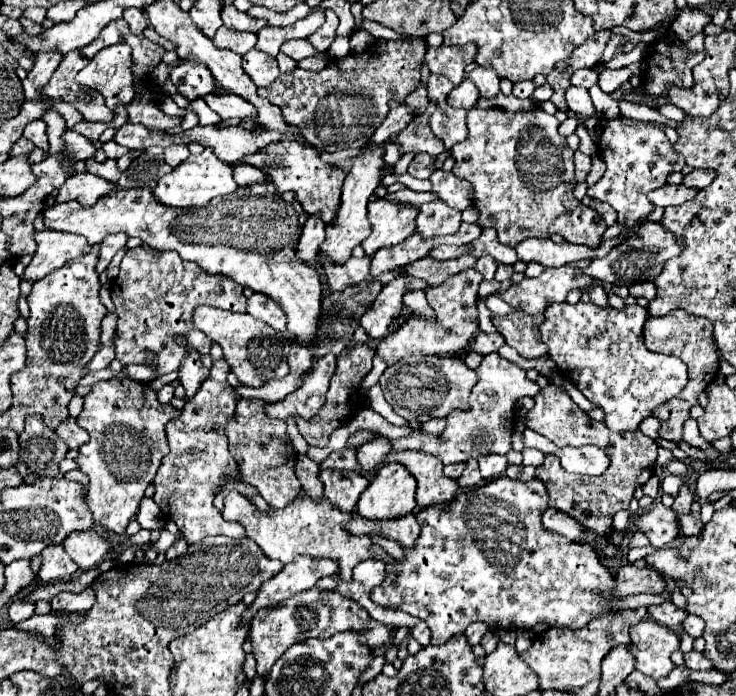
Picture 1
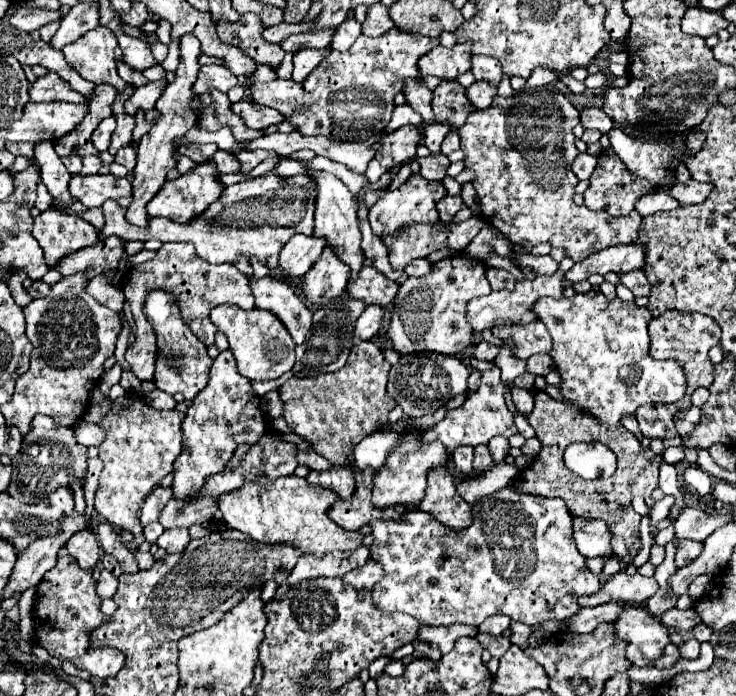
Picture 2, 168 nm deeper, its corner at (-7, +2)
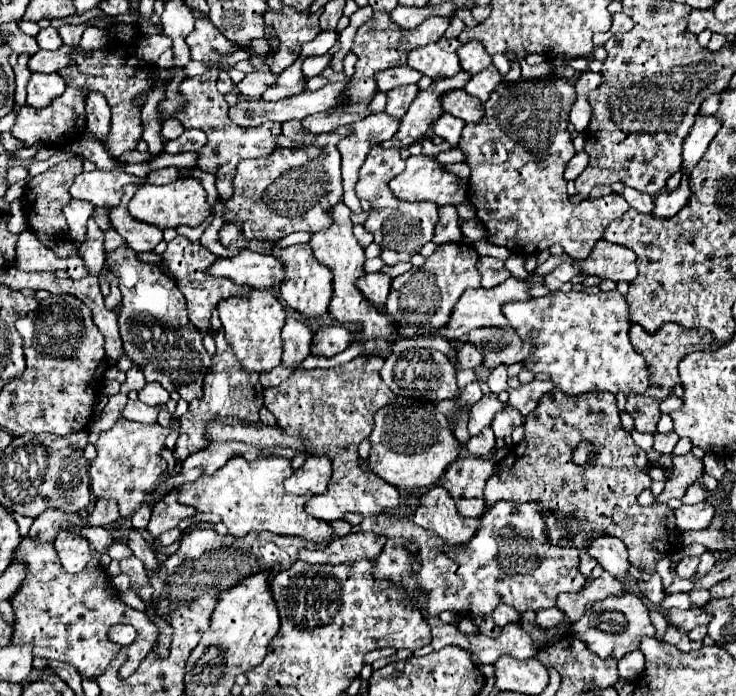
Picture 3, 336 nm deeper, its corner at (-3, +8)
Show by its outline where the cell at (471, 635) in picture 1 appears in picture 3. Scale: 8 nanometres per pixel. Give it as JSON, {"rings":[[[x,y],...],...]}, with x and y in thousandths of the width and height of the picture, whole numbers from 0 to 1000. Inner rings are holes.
{"rings":[[[679,868],[674,871],[674,876],[668,879],[668,888],[677,899],[688,899],[690,894],[701,894],[707,891],[707,882],[696,874],[696,871],[688,871],[688,868]]]}

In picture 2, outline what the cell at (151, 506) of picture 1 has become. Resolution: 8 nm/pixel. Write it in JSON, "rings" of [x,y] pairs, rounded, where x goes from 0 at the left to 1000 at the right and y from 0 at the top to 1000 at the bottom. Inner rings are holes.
{"rings":[[[234,759],[234,761],[223,761],[223,767],[215,773],[212,782],[231,796],[231,793],[250,790],[255,779],[258,779],[258,770],[253,759]]]}

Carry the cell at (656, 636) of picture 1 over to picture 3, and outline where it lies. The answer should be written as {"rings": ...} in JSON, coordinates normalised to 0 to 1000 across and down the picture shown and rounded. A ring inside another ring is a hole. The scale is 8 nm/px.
{"rings":[[[851,851],[848,856],[826,856],[815,865],[810,865],[802,876],[796,876],[791,882],[791,888],[783,897],[777,897],[774,908],[780,914],[788,914],[799,925],[799,931],[804,937],[810,937],[813,943],[818,943],[818,945],[834,943],[837,948],[842,948],[848,940],[859,937],[870,928],[872,914],[889,914],[891,902],[886,899],[878,868],[864,853]]]}

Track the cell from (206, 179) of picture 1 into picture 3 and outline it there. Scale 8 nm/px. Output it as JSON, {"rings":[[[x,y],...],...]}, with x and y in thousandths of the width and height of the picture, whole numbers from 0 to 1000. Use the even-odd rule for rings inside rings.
{"rings":[[[242,256],[239,261],[231,261],[231,264],[223,264],[223,267],[196,264],[182,279],[182,284],[177,287],[174,302],[185,316],[212,322],[220,330],[223,328],[239,328],[245,322],[269,325],[285,307],[285,296],[280,290],[280,273],[274,270],[272,259],[266,259],[266,256]]]}

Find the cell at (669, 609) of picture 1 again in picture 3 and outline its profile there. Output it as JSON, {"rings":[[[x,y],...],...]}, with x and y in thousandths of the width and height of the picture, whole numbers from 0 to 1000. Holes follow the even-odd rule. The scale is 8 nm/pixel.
{"rings":[[[910,874],[905,879],[905,888],[913,899],[929,905],[929,908],[938,908],[940,902],[946,899],[954,899],[954,897],[962,897],[962,891],[967,885],[962,885],[954,874],[938,874],[938,876],[921,876],[921,874]]]}

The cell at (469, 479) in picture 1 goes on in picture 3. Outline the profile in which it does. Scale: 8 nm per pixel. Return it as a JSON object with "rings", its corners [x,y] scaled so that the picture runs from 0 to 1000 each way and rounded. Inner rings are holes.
{"rings":[[[666,615],[655,618],[649,626],[639,629],[636,638],[633,638],[633,647],[641,655],[652,655],[652,658],[663,658],[671,644],[674,644],[674,638],[671,638],[671,626],[668,626],[668,618]]]}

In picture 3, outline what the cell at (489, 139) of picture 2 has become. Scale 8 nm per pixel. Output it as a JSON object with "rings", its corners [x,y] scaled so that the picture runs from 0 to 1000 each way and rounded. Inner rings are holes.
{"rings":[[[742,109],[726,115],[682,118],[658,149],[658,167],[652,178],[633,178],[622,213],[633,224],[639,239],[636,284],[647,299],[649,316],[663,330],[663,345],[677,353],[688,353],[707,368],[728,365],[753,351],[761,351],[777,374],[793,374],[810,345],[821,339],[829,319],[842,316],[853,302],[853,290],[842,279],[826,279],[807,287],[791,287],[785,296],[772,290],[766,241],[772,230],[783,221],[777,210],[777,195],[772,190],[772,164],[783,144],[780,124],[769,112]]]}

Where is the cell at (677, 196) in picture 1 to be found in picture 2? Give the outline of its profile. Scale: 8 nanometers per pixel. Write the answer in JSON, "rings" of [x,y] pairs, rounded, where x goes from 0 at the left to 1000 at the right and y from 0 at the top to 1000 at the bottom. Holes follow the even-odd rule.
{"rings":[[[889,276],[889,279],[878,279],[875,284],[870,284],[864,290],[864,305],[872,310],[886,310],[889,305],[916,302],[918,296],[921,296],[921,290],[916,284],[910,284],[905,276]]]}

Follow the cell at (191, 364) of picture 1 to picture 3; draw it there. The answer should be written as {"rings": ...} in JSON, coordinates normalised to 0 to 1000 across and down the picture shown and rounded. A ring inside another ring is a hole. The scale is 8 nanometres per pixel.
{"rings":[[[160,356],[144,376],[163,399],[166,445],[160,451],[160,466],[171,511],[193,529],[201,549],[215,549],[228,563],[242,563],[253,578],[272,572],[274,549],[285,529],[285,509],[274,497],[277,480],[253,466],[258,460],[239,405],[212,382],[190,376],[177,356]]]}

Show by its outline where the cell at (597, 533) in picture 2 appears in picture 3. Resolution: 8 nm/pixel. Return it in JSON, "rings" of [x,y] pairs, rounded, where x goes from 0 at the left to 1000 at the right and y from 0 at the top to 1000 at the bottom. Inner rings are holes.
{"rings":[[[834,770],[807,773],[796,790],[802,799],[807,799],[813,805],[813,810],[823,822],[837,828],[840,833],[851,833],[856,807],[853,807],[853,796],[851,796],[848,782],[840,773],[834,773]]]}

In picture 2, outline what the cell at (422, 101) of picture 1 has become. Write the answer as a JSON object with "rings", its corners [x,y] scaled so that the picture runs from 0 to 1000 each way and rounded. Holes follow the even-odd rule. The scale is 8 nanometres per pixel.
{"rings":[[[579,181],[579,187],[576,187],[576,207],[579,207],[579,213],[587,218],[587,221],[595,221],[598,218],[598,207],[601,207],[601,201],[606,198],[606,193],[609,193],[609,187],[601,187],[601,181]]]}

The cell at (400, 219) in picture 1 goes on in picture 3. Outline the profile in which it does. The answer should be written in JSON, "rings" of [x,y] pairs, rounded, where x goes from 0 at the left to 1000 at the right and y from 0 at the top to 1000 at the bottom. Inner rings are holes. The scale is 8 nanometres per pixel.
{"rings":[[[576,221],[557,224],[546,250],[530,259],[530,273],[549,290],[590,290],[595,296],[614,293],[622,282],[622,253],[601,244],[601,239]]]}

